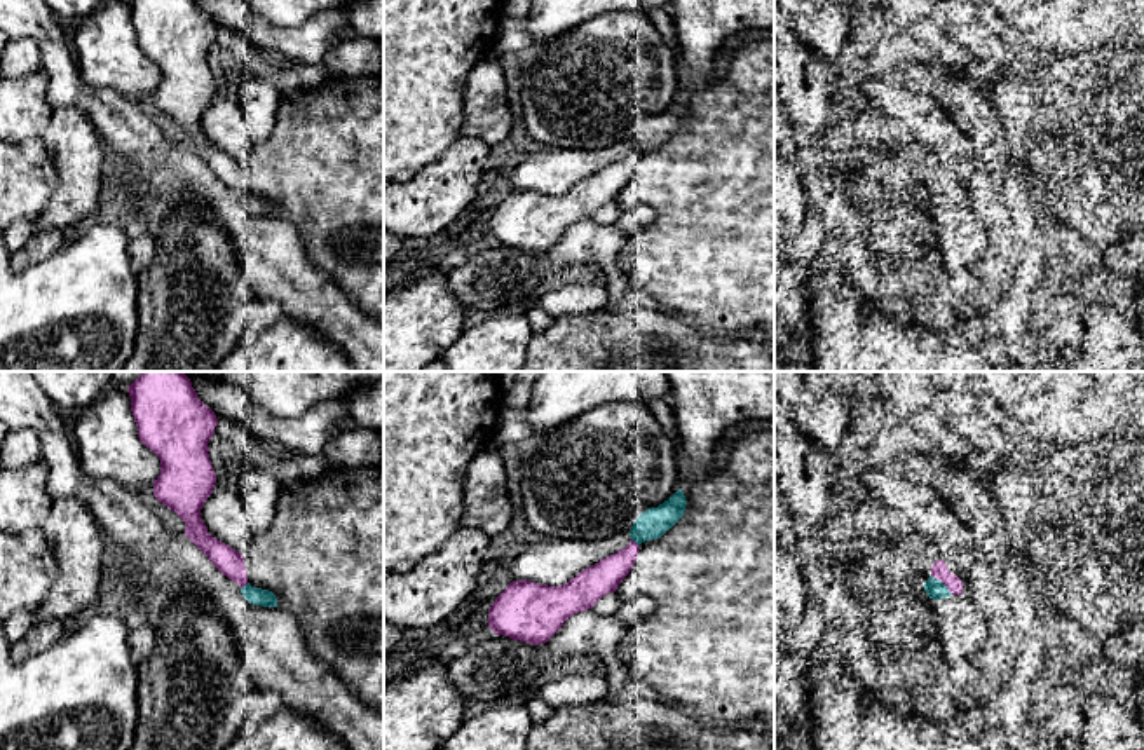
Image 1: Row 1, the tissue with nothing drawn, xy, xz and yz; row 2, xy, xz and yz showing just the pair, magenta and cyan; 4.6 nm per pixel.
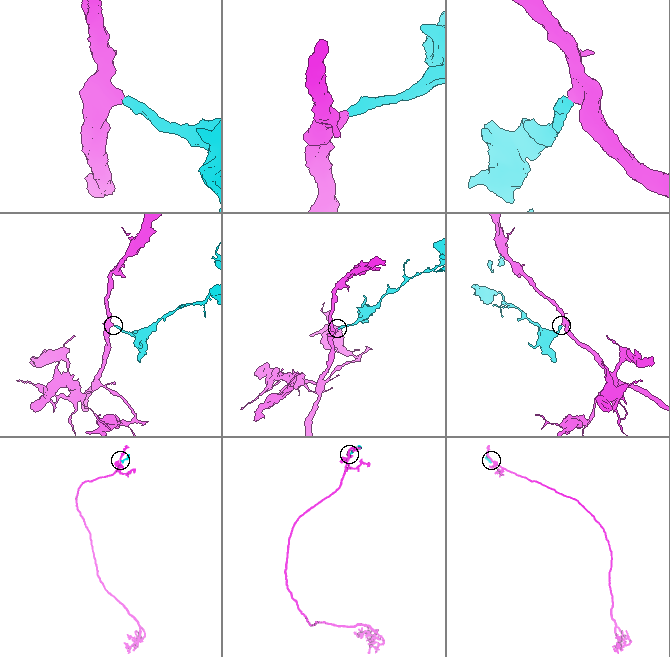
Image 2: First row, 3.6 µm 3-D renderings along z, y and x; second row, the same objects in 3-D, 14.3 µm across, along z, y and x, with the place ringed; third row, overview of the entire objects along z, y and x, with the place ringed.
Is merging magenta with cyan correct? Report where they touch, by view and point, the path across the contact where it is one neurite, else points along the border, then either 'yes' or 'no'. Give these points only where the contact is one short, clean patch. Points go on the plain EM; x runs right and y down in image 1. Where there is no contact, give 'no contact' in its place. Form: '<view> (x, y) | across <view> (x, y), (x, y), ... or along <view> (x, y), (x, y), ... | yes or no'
yz (942, 190) | yes

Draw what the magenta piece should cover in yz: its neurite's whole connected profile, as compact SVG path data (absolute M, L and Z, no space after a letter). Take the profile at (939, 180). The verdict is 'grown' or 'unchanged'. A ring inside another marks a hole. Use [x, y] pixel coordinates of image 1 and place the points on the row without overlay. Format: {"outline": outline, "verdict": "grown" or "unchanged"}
{"outline": "M943 169L933 173L931 185L923 197L933 209L963 204L963 190L949 181Z", "verdict": "grown"}

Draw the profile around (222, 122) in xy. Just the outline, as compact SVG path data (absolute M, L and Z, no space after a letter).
M237 99L213 101L201 119L201 127L218 150L239 162L255 148Z

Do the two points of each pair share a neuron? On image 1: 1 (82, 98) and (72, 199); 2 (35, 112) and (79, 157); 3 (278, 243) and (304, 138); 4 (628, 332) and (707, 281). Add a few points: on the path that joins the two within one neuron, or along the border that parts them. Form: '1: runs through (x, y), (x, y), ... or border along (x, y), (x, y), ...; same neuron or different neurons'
1: border along (47, 88), (46, 100), (75, 107), (103, 147); different neurons
2: runs through (46, 122), (70, 147); same neuron
3: border along (278, 215), (299, 232), (307, 252); different neurons
4: border along (663, 307), (675, 313); different neurons

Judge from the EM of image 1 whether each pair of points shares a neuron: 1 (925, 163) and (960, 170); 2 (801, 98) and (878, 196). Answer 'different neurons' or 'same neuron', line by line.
1: same neuron
2: same neuron

